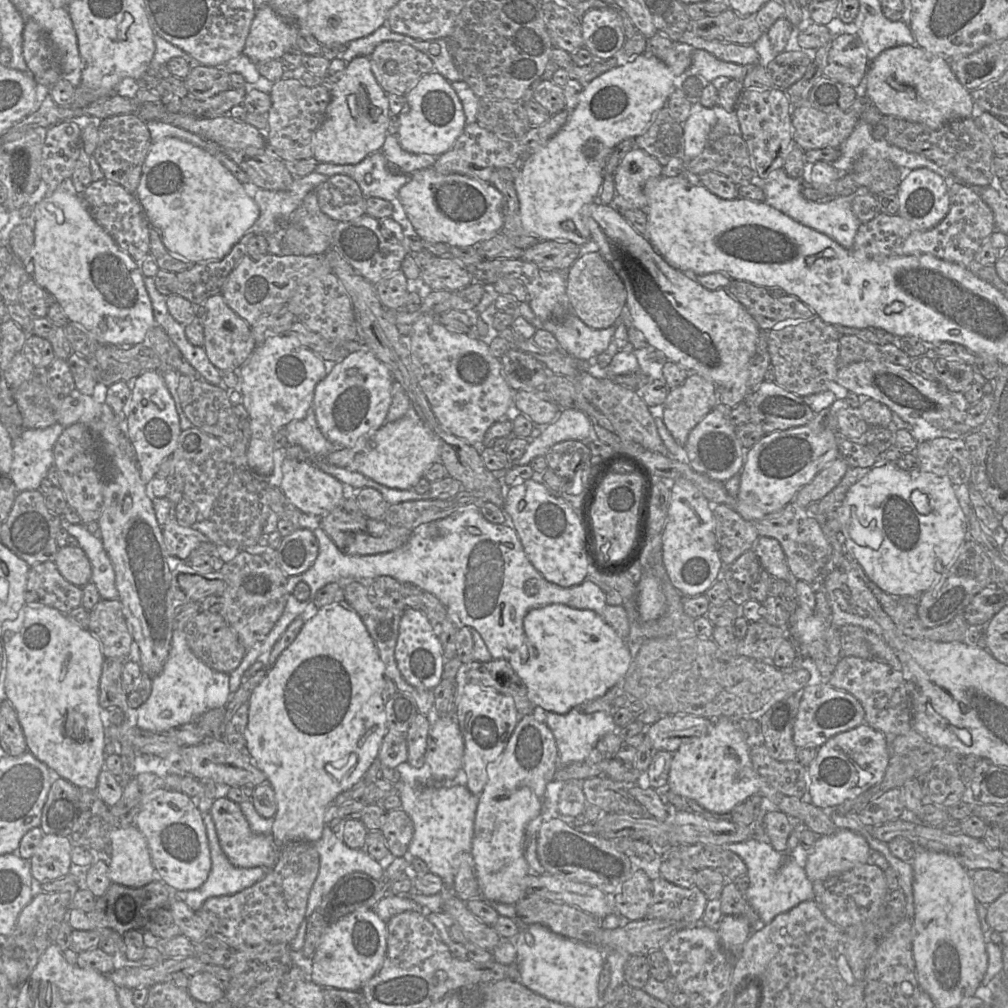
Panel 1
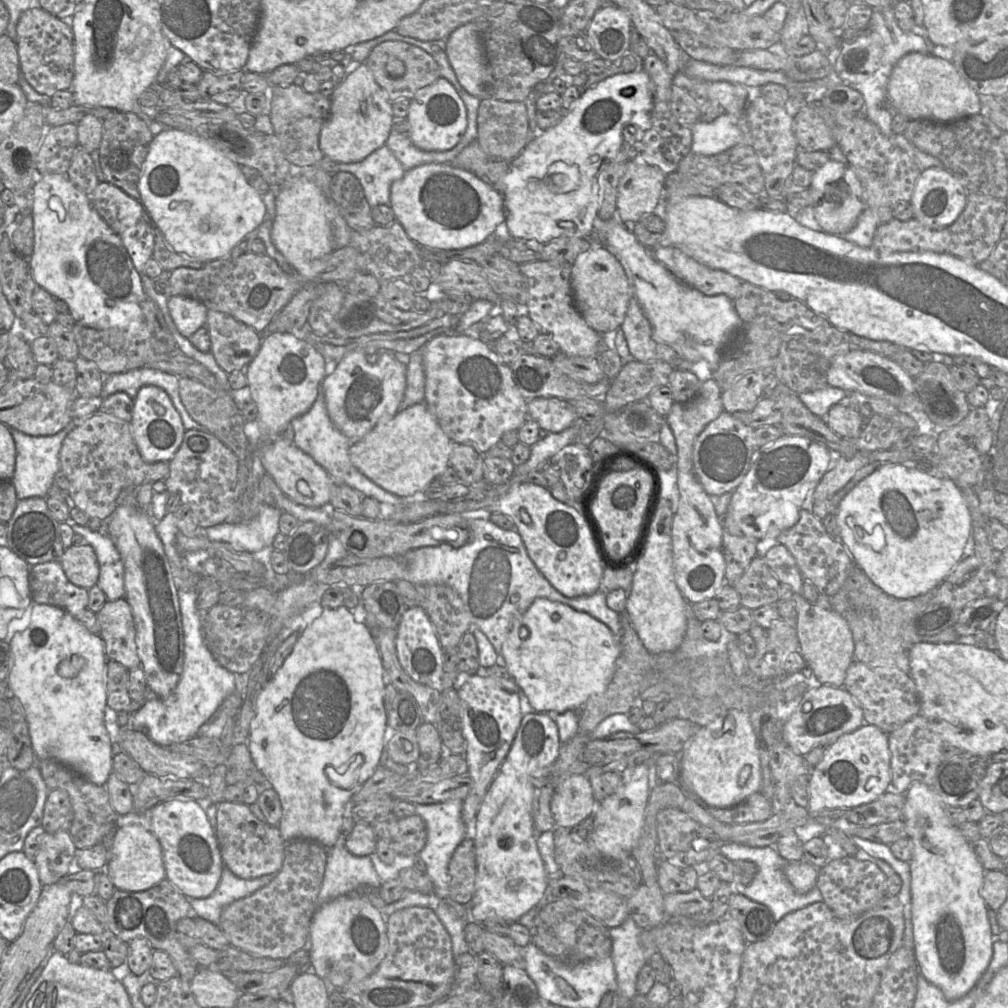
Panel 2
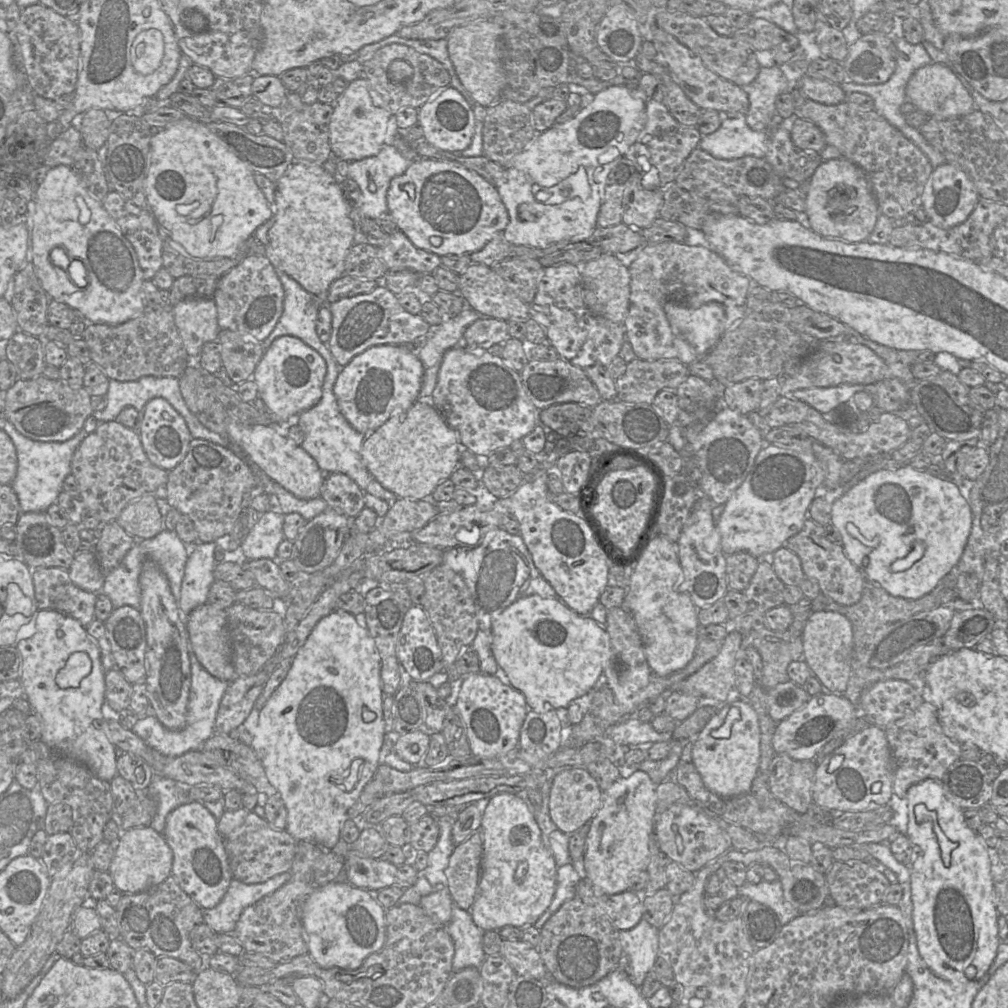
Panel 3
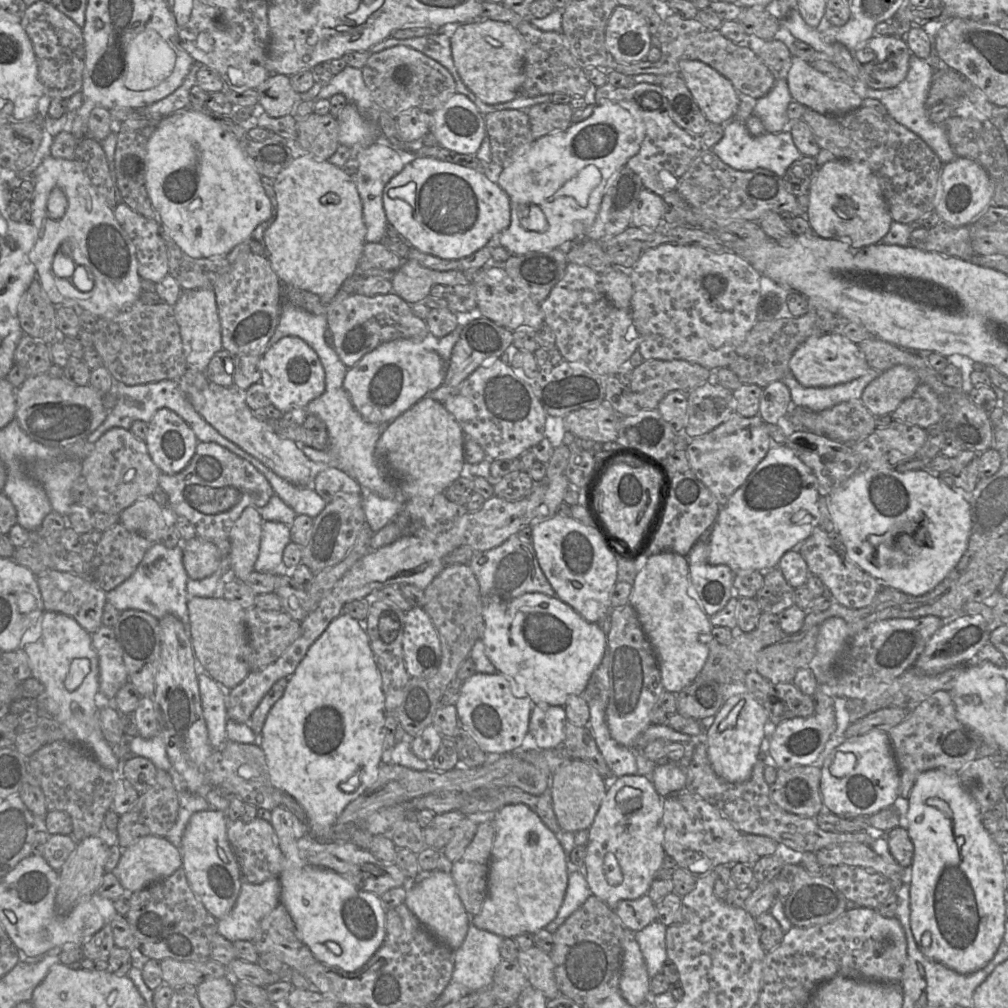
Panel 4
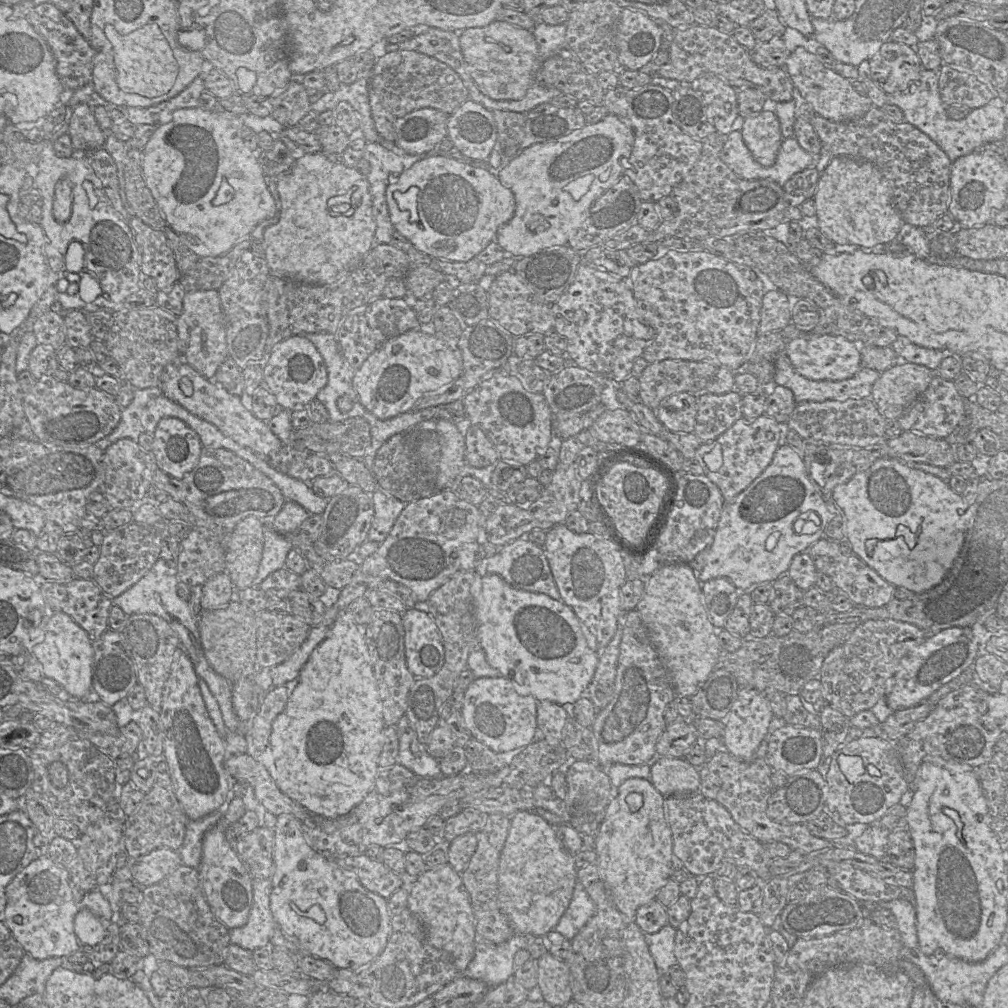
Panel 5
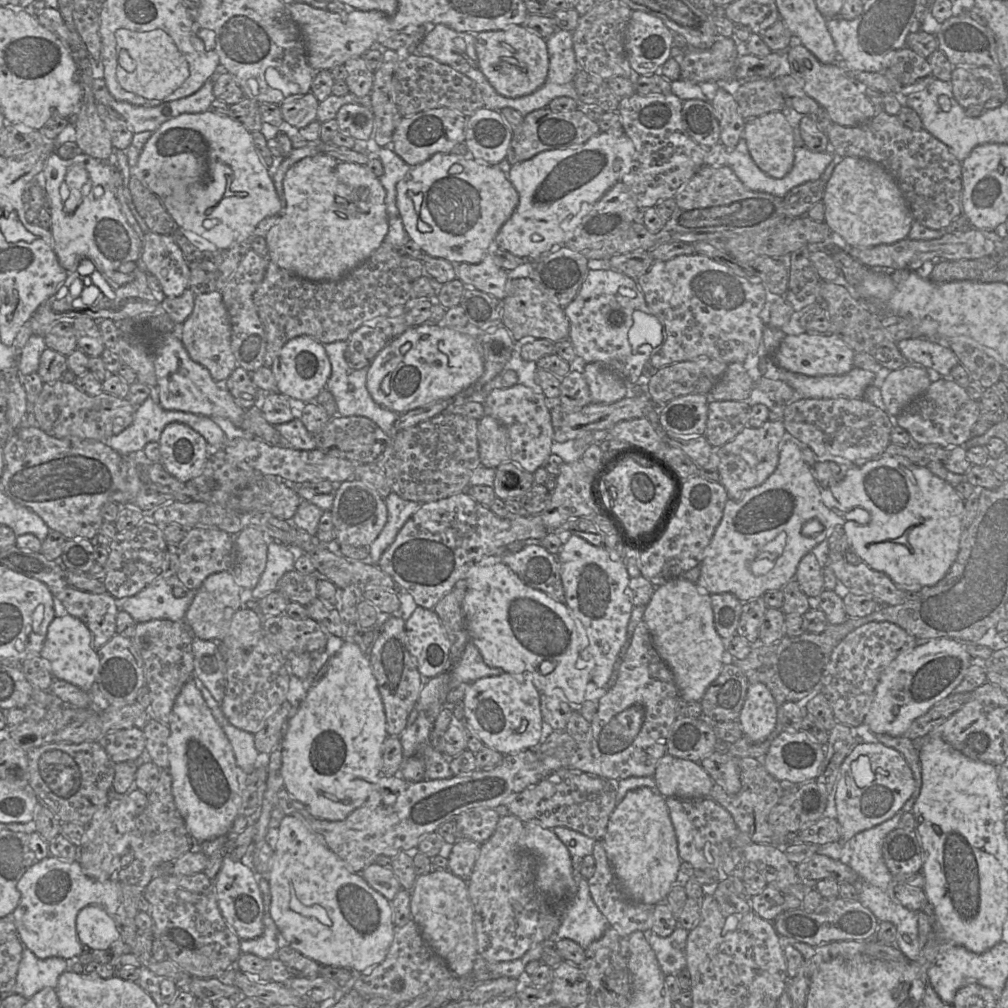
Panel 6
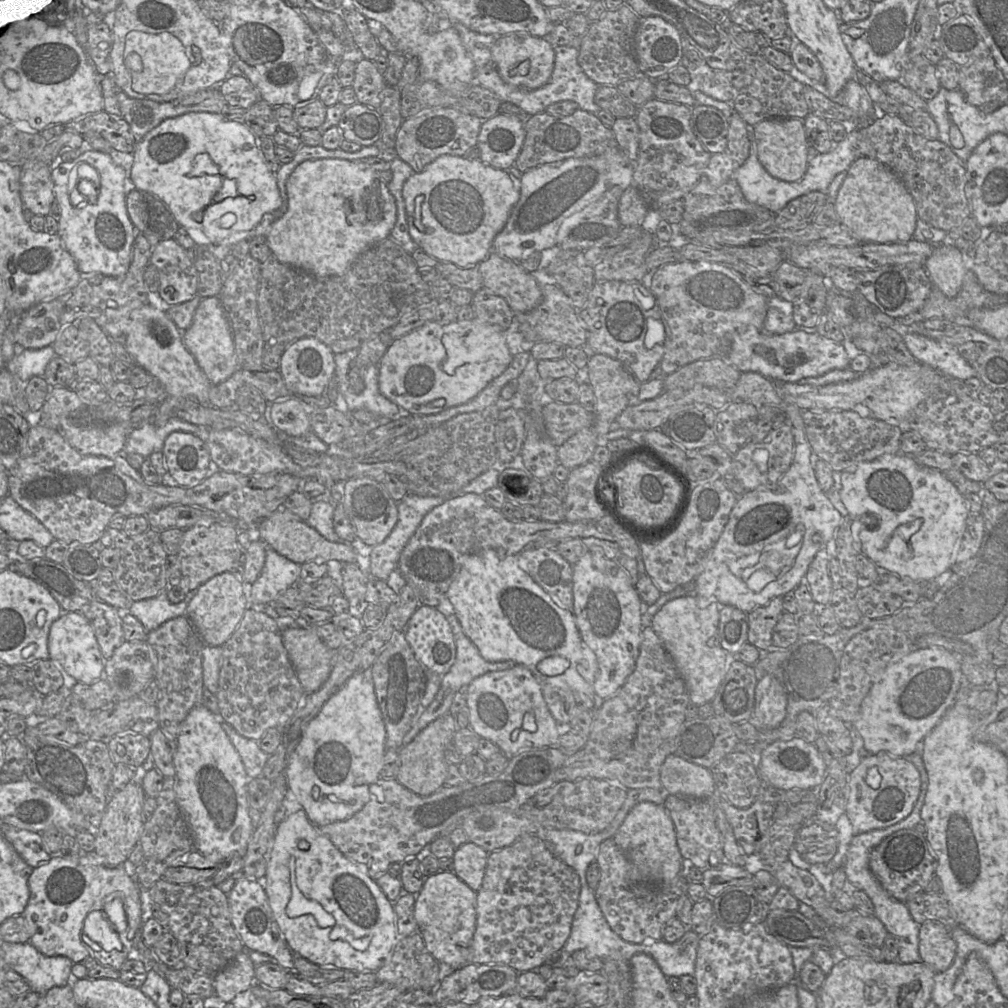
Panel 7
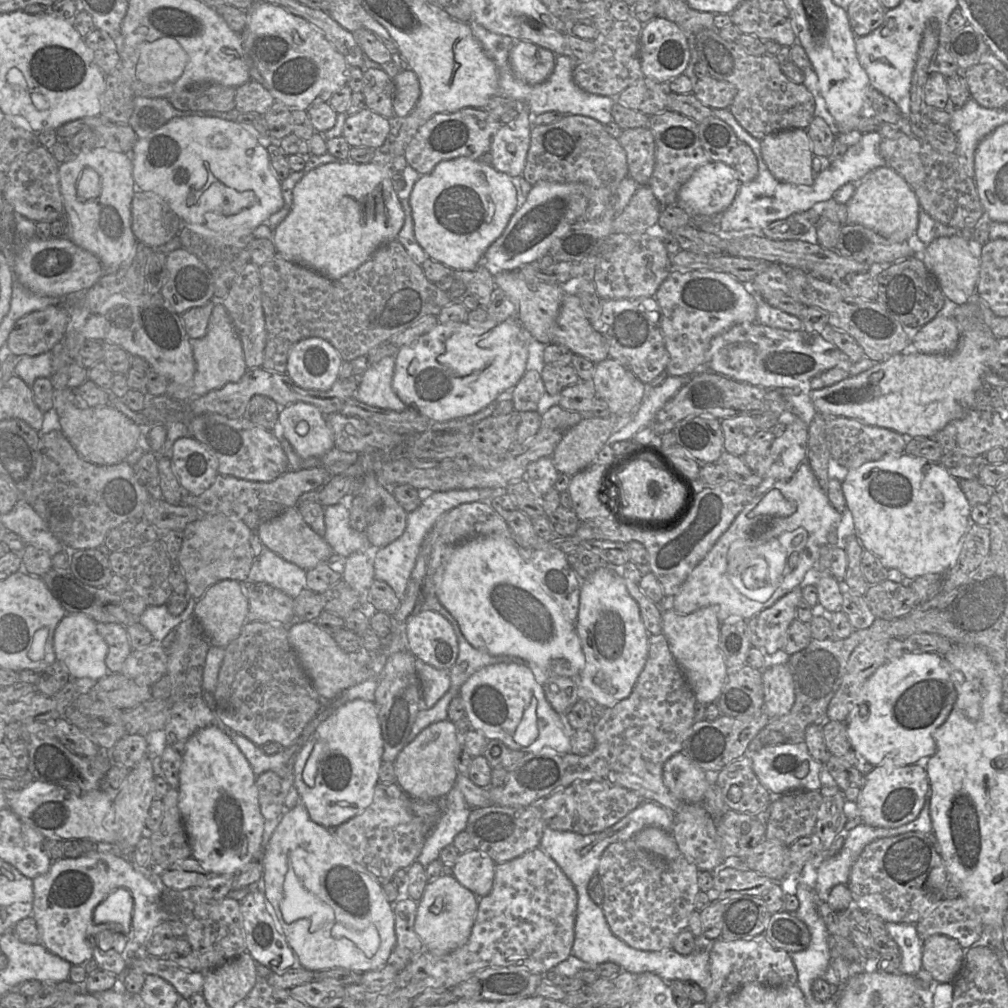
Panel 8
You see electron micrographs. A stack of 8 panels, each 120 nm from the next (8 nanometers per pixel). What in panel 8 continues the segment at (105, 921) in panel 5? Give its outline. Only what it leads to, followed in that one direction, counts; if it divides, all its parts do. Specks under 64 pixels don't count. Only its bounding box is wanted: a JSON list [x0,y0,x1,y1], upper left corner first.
[31,851,165,968]

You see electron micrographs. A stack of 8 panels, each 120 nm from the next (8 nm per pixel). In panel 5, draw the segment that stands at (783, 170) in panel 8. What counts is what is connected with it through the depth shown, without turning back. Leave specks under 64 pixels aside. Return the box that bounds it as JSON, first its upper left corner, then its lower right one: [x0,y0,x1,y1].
[737,107,783,167]

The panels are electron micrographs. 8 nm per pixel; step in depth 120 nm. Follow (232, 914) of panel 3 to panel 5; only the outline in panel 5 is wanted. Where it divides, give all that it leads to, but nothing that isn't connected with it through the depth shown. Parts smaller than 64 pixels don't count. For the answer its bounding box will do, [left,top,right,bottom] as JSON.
[229,878,275,951]

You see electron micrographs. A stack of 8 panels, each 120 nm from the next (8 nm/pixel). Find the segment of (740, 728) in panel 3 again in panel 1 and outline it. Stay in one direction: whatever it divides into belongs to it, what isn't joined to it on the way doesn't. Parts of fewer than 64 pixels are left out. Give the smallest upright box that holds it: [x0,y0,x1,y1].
[667,717,760,813]

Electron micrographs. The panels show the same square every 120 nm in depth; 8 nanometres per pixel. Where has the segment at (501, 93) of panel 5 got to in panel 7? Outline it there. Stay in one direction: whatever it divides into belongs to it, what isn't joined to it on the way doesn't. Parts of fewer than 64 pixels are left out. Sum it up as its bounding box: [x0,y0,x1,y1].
[491,33,554,90]

